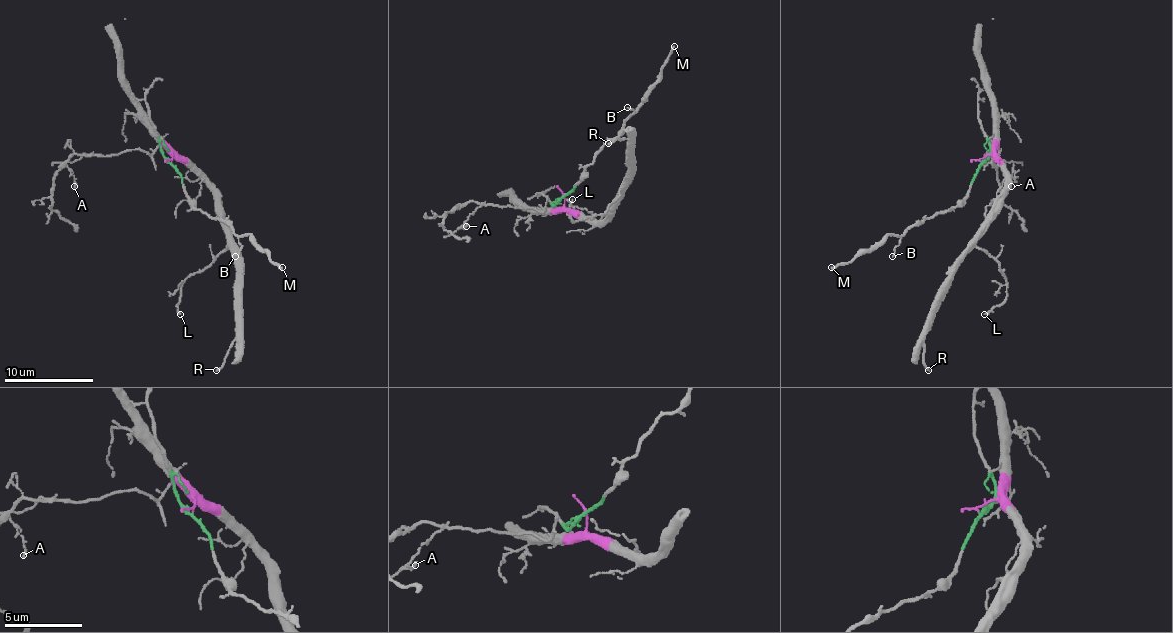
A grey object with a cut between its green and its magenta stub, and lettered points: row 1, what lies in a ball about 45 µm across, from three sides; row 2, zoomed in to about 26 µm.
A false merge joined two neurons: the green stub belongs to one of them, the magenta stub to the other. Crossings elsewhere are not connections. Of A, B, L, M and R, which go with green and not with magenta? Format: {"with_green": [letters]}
{"with_green": ["B", "M"]}

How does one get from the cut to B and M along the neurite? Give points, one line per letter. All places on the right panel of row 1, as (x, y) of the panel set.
B: (980, 160), (973, 182), (958, 202), (911, 227), (893, 256)
M: (980, 160), (969, 191), (953, 207), (924, 218), (900, 236), (891, 234), (864, 254), (830, 267)

